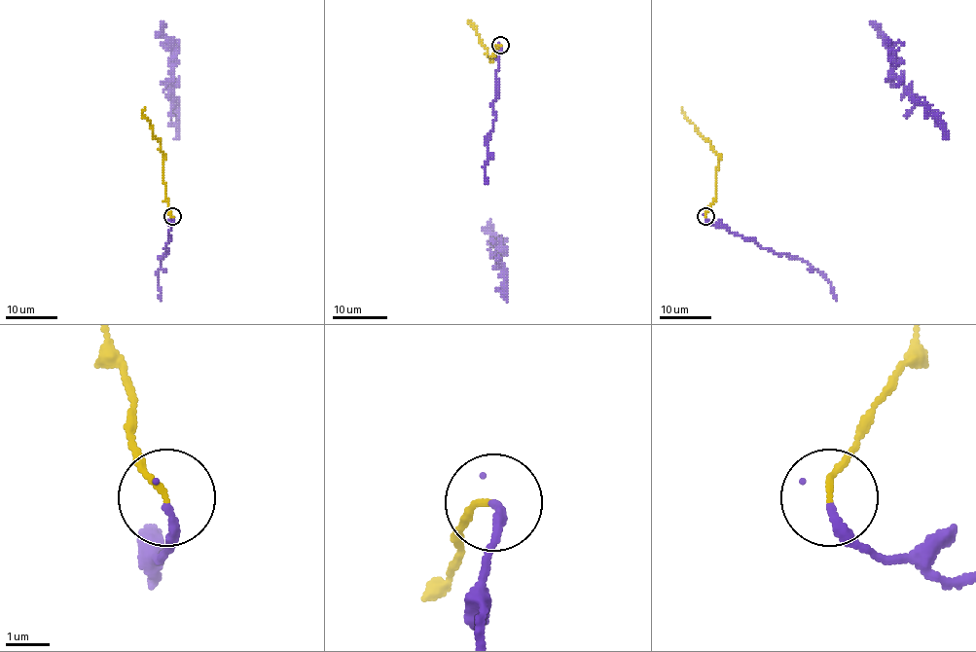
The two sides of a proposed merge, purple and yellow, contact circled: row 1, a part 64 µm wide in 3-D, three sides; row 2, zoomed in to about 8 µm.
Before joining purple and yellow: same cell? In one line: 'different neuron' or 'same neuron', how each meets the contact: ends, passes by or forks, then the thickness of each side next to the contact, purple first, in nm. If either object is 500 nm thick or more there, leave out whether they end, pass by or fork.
different neuron; purple ends; yellow ends; calibres 200 and 130 nm

